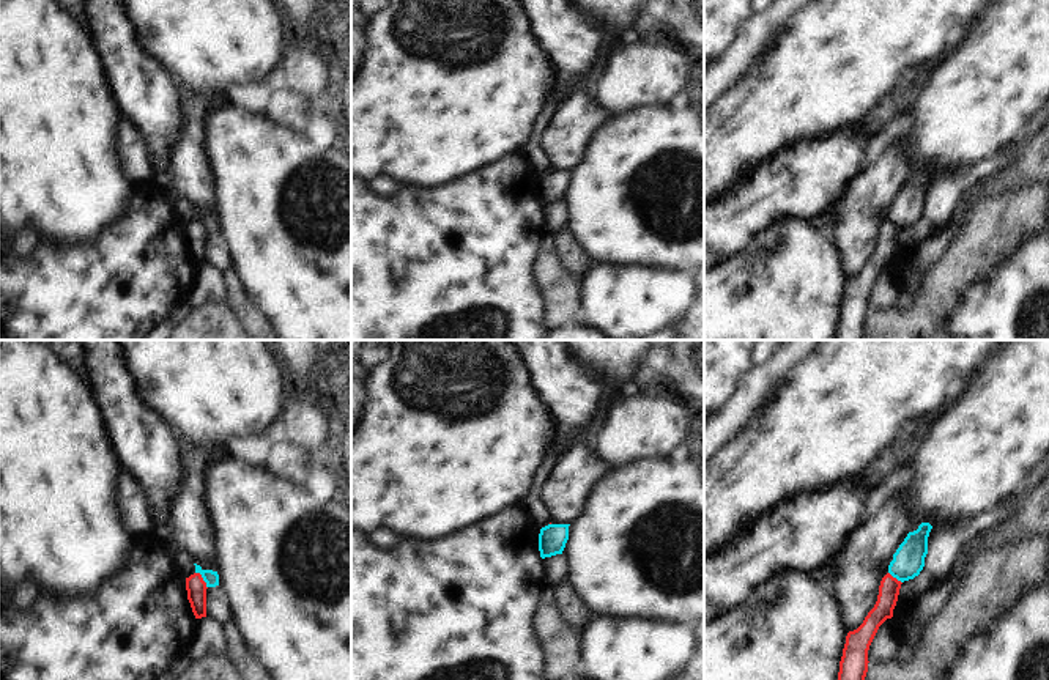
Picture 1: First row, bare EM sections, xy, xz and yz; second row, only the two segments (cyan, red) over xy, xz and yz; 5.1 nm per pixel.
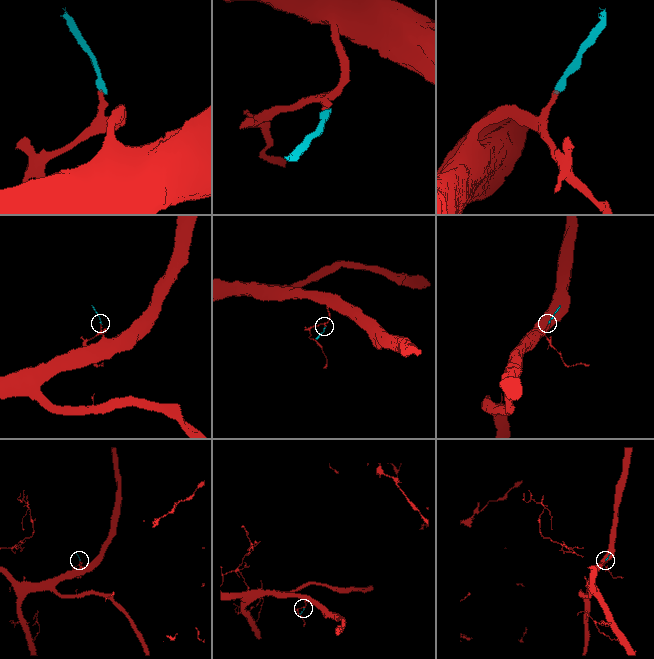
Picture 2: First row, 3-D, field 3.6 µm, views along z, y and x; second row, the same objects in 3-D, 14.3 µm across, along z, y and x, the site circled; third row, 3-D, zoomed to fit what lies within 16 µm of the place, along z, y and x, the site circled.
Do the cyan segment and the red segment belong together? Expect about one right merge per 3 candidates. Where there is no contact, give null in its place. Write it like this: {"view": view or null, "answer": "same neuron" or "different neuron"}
{"view": "xy", "answer": "different neuron"}

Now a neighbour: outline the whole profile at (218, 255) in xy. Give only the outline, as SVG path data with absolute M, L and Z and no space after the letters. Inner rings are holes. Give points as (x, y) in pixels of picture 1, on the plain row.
M219 233L206 236L206 264L221 271L232 269L228 247Z

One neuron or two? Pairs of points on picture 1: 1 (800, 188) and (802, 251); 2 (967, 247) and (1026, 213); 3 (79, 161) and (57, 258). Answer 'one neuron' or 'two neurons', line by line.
1: two neurons
2: one neuron
3: two neurons

